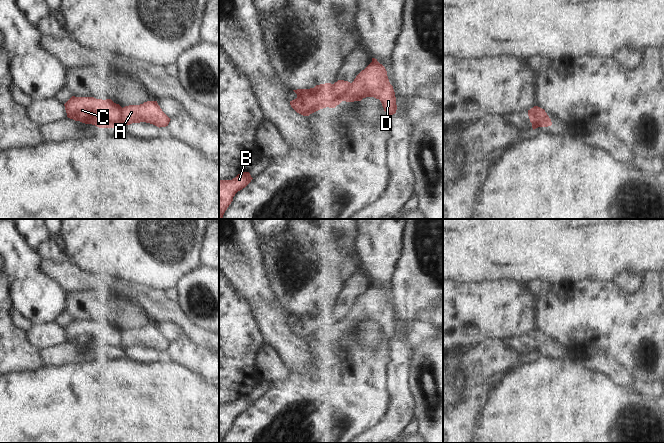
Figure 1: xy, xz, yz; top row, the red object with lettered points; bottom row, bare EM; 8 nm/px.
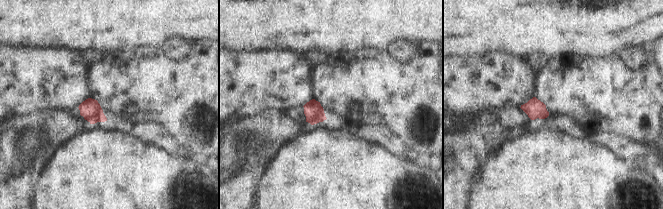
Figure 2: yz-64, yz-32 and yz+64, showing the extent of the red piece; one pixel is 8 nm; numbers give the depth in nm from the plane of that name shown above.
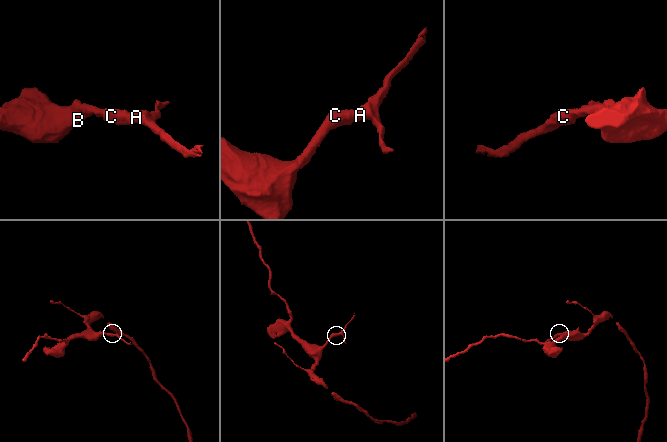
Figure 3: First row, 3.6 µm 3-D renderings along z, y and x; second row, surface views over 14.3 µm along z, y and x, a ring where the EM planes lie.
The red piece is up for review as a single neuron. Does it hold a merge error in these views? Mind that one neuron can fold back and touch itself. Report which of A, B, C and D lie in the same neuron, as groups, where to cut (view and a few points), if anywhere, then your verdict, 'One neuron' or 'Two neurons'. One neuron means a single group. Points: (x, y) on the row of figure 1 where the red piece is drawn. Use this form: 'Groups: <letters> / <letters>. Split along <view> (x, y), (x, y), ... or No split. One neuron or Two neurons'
Groups: A D / B C. Split along yz (530, 109), (537, 114), (540, 126). Two neurons.

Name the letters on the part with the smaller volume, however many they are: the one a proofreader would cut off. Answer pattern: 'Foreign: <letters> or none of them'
Foreign: A, D

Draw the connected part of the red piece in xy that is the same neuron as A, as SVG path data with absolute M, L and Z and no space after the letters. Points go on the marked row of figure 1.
M147 101L140 105L129 105L122 109L123 126L146 122L157 127L166 127L170 118L162 111L157 101Z

